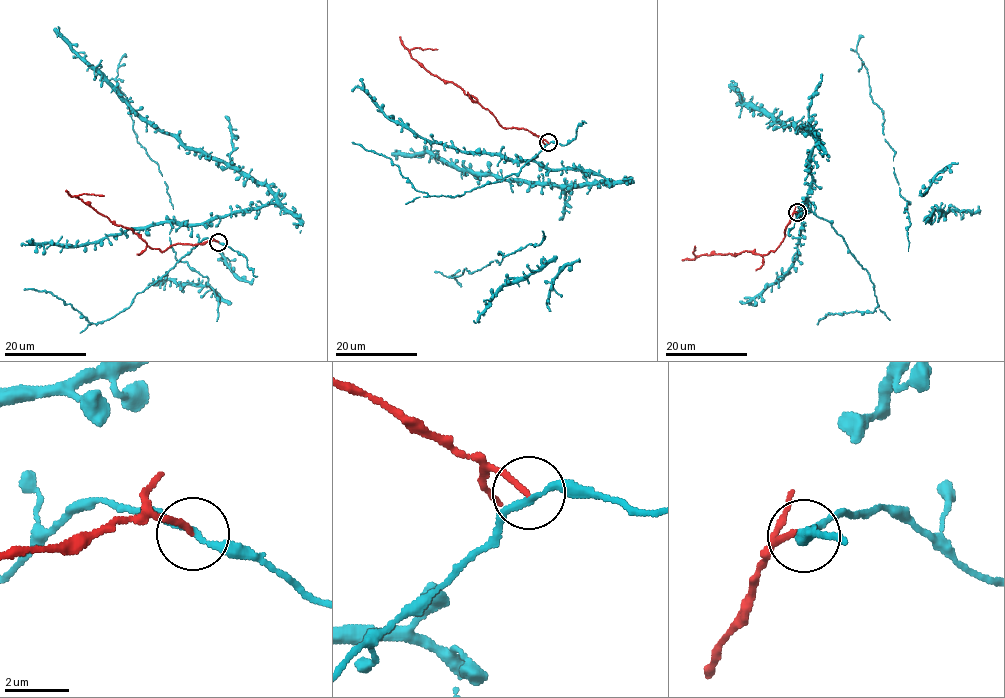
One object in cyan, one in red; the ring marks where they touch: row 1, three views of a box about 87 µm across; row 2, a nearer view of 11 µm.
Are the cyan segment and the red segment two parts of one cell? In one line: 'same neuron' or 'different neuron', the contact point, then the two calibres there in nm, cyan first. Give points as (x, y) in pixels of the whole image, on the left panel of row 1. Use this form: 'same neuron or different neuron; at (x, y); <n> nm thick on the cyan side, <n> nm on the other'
different neuron; at (218, 242); 180 nm thick on the cyan side, 160 nm on the other

